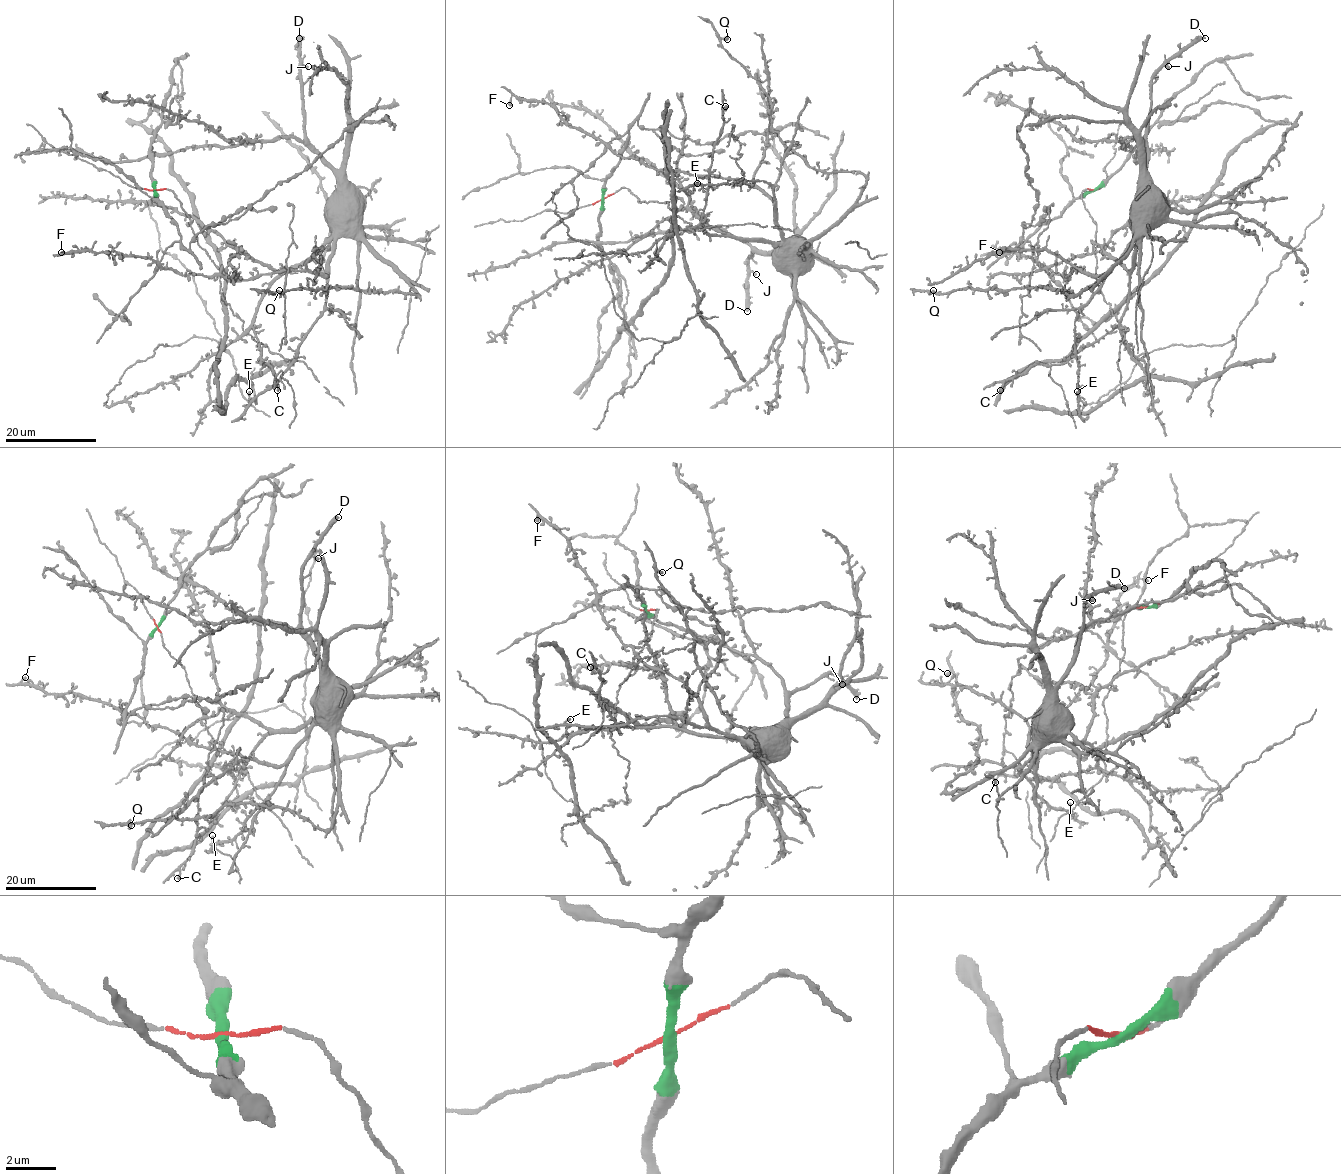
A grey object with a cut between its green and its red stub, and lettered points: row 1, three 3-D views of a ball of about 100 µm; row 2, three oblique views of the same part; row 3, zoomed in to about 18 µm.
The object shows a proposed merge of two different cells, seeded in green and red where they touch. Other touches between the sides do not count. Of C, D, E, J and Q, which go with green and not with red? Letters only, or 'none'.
none

